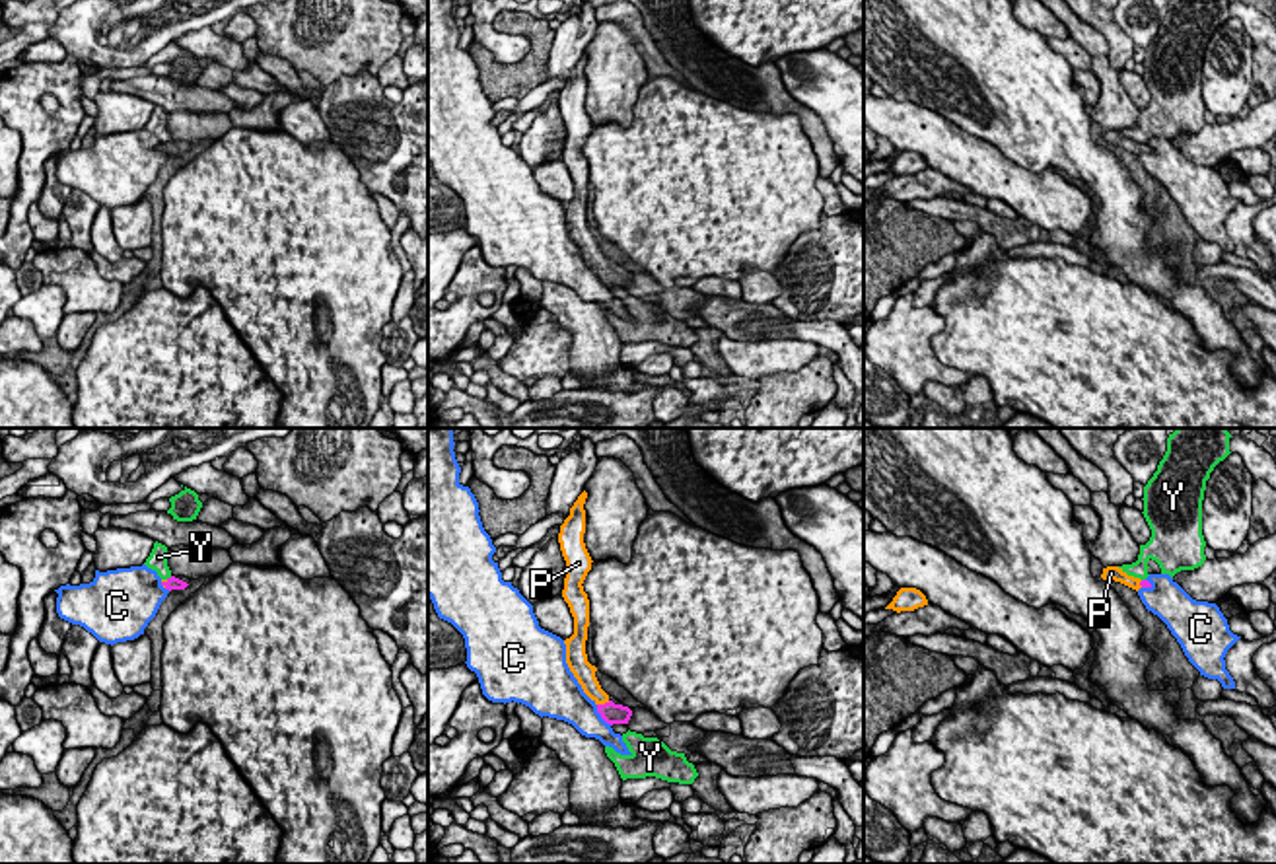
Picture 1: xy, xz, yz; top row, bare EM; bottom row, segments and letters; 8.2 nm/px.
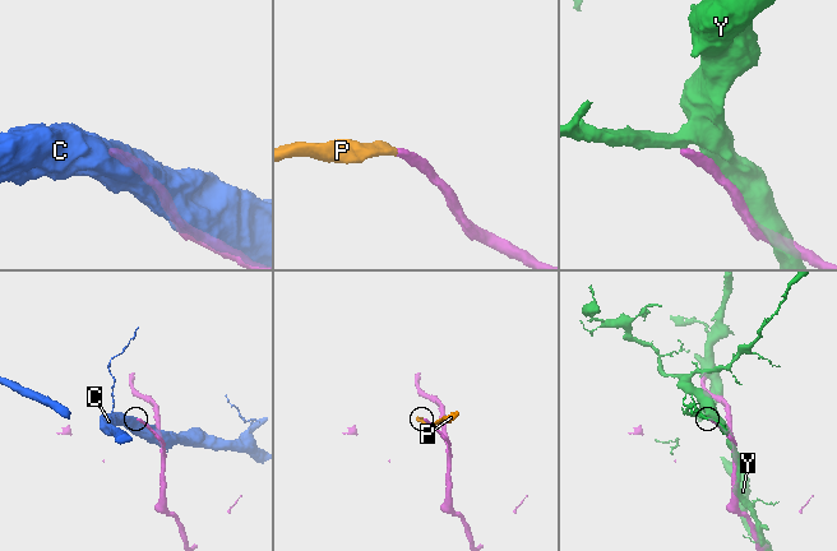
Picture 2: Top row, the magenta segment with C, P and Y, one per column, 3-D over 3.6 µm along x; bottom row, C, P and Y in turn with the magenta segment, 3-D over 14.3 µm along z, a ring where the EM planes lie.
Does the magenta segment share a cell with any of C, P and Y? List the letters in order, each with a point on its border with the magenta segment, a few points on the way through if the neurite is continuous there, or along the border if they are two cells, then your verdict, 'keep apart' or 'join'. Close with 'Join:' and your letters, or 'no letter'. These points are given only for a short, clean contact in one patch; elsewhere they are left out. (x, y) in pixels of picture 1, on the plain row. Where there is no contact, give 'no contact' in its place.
C: xz (602, 281) | keep apart
P: xz (605, 267) | across xz (611, 277), (605, 267), (588, 244) | join
Y: xy (168, 143) | keep apart
Join: P

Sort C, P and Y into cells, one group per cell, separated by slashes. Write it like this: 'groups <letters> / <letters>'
groups C / P / Y

